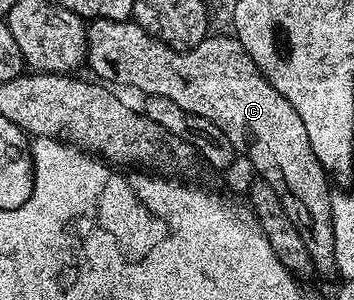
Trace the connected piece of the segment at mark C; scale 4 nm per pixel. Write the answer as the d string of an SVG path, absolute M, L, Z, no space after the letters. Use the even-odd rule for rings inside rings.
M93 19L87 23L87 57L86 66L96 80L107 85L119 82L123 87L132 87L135 91L143 91L144 96L156 95L169 97L176 105L181 105L189 113L197 113L197 117L205 117L217 126L229 139L236 153L241 153L251 162L254 174L273 185L273 193L281 201L285 213L289 213L289 221L297 225L297 233L301 233L301 241L305 241L305 249L313 261L316 272L321 276L335 271L335 242L333 241L333 217L331 216L332 190L327 189L329 176L323 170L321 161L313 153L309 145L309 133L305 133L305 121L297 117L297 109L273 89L273 85L257 69L253 57L241 45L237 37L208 34L206 39L188 51L176 51L167 43L162 43L159 36L150 35L141 25L134 21L113 21L112 19Z

